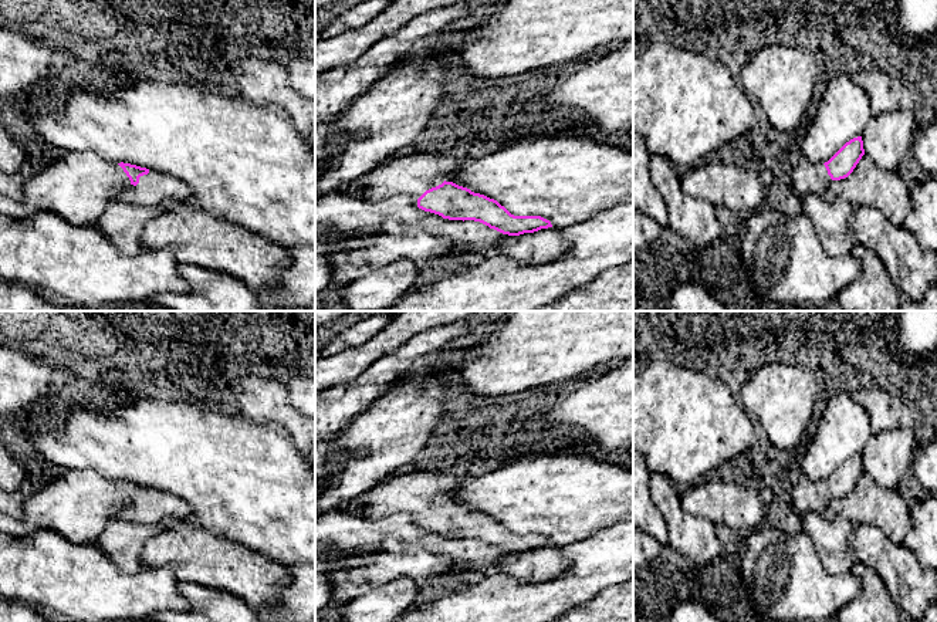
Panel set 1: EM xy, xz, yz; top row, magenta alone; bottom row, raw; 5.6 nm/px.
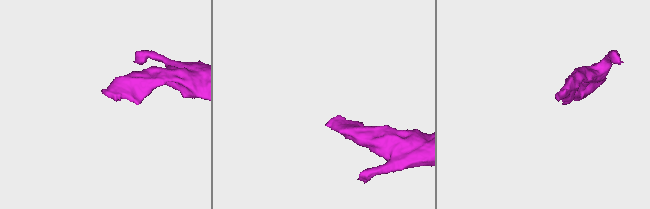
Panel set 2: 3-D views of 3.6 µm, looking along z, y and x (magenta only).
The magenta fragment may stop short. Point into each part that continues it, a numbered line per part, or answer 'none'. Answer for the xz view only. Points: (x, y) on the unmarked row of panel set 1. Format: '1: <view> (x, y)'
1: xz (413, 492)

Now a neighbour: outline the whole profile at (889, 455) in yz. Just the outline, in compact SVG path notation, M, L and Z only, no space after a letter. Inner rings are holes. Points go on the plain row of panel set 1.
M913 427L873 433L862 454L865 473L882 489L897 489L900 479L911 470L916 439Z

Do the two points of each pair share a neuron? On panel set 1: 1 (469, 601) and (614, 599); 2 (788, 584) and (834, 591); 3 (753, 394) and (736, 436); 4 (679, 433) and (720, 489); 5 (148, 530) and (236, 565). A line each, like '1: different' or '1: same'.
1: different
2: same
3: different
4: different
5: different

